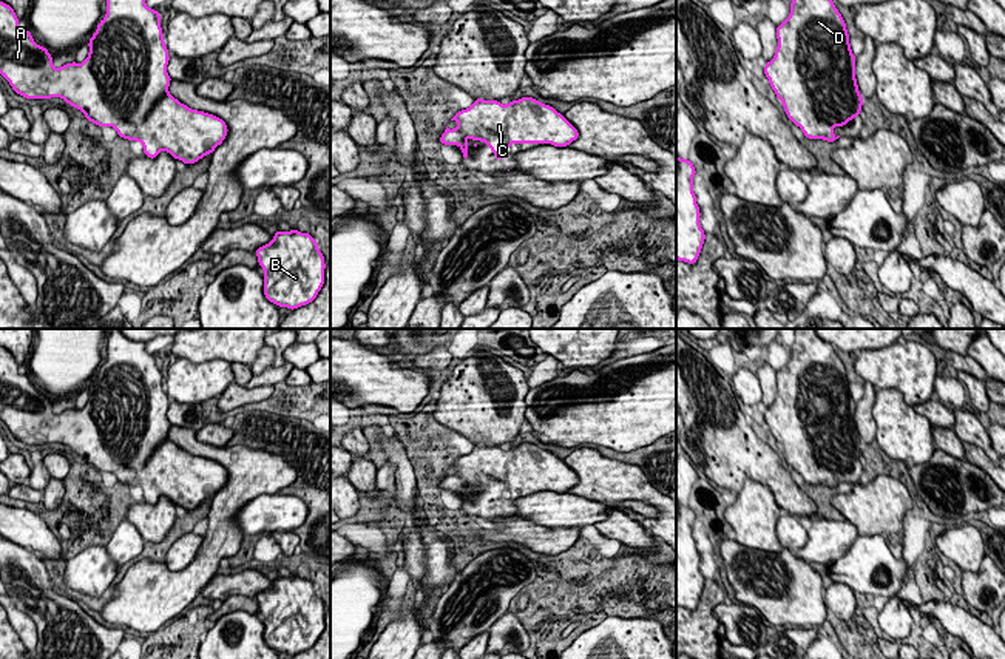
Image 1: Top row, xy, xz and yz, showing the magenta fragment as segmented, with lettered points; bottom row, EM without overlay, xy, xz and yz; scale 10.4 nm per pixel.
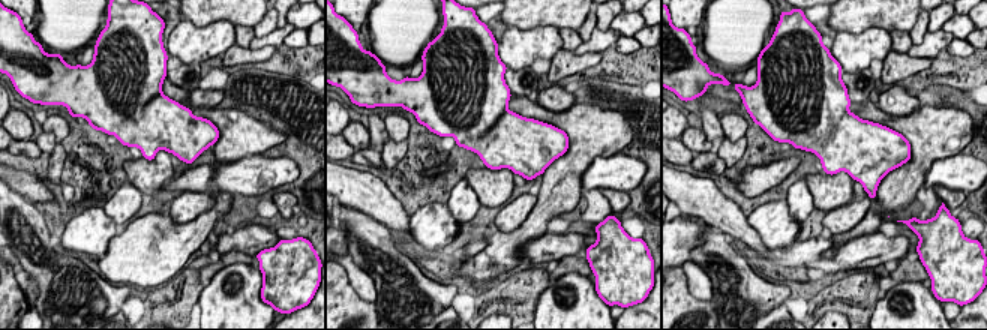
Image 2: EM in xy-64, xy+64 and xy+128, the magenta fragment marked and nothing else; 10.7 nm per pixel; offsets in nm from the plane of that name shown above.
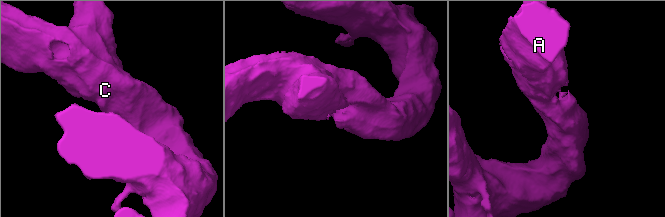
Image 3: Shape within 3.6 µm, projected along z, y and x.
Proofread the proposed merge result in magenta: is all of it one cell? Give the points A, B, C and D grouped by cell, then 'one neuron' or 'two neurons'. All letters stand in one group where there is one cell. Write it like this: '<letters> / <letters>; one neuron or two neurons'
A B C D; one neuron

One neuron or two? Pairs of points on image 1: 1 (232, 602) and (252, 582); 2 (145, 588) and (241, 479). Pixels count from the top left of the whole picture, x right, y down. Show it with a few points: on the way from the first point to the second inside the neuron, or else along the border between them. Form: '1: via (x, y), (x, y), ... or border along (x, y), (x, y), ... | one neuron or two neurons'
1: border along (253, 598), (229, 596), (223, 602) | two neurons
2: via (181, 585), (221, 540), (221, 514) | one neuron

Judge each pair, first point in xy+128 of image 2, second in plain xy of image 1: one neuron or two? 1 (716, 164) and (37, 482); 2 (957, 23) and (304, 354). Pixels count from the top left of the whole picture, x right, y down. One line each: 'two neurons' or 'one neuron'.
1: two neurons
2: one neuron

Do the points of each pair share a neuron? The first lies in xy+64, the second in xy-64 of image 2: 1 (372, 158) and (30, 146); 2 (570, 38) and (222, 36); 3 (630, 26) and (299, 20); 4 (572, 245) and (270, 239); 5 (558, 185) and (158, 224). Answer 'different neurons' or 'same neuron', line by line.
1: same neuron
2: different neurons
3: same neuron
4: same neuron
5: same neuron

